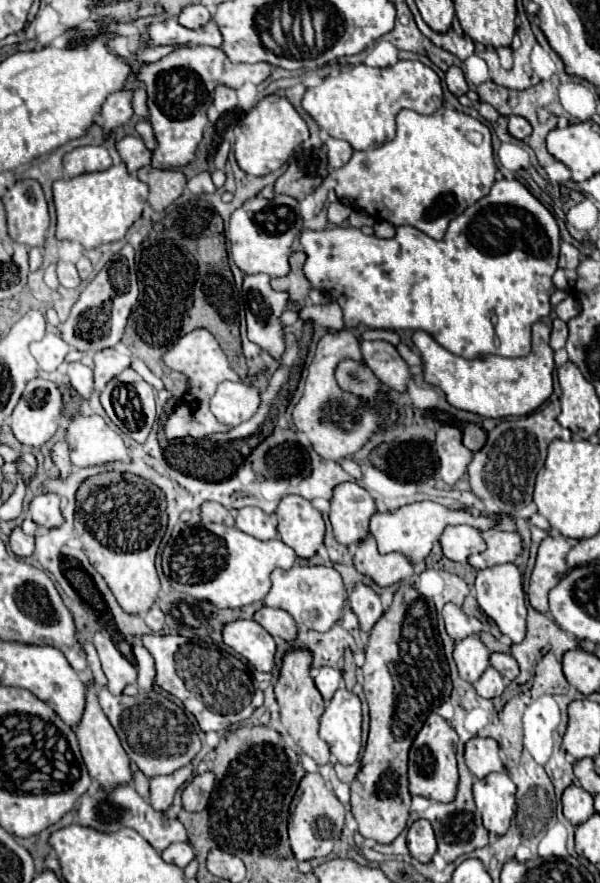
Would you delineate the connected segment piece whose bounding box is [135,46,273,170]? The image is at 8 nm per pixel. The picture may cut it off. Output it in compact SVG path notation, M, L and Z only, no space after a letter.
M211 46L197 48L177 48L159 62L145 64L135 72L135 78L145 86L149 122L155 130L157 148L151 154L151 166L159 170L173 170L187 166L195 160L197 144L209 124L207 110L213 102L217 86L241 88L243 84L261 84L273 66L267 62L257 64L233 64L223 50Z

